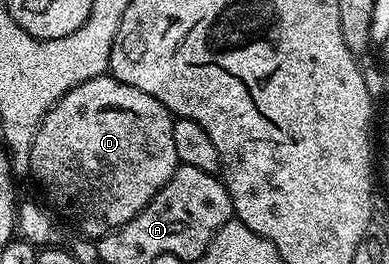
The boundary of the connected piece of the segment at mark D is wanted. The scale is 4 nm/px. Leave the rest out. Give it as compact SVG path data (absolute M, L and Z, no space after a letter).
M108 74L96 76L87 82L83 82L79 86L75 86L67 94L63 94L63 98L59 98L59 102L53 106L48 114L41 119L41 125L37 128L35 138L31 142L31 154L29 155L29 172L34 176L43 187L49 191L49 196L53 199L53 204L70 220L71 223L77 224L77 228L82 237L100 238L112 232L115 228L121 228L127 222L131 222L131 218L135 218L135 214L139 214L139 210L143 210L143 206L147 206L147 202L151 202L151 198L155 198L158 190L164 186L171 178L171 174L177 169L178 159L175 154L175 134L173 133L174 117L171 113L161 105L155 98L151 98L151 94L143 94L143 90L135 90L135 86L127 86L123 82L119 82L115 77Z

